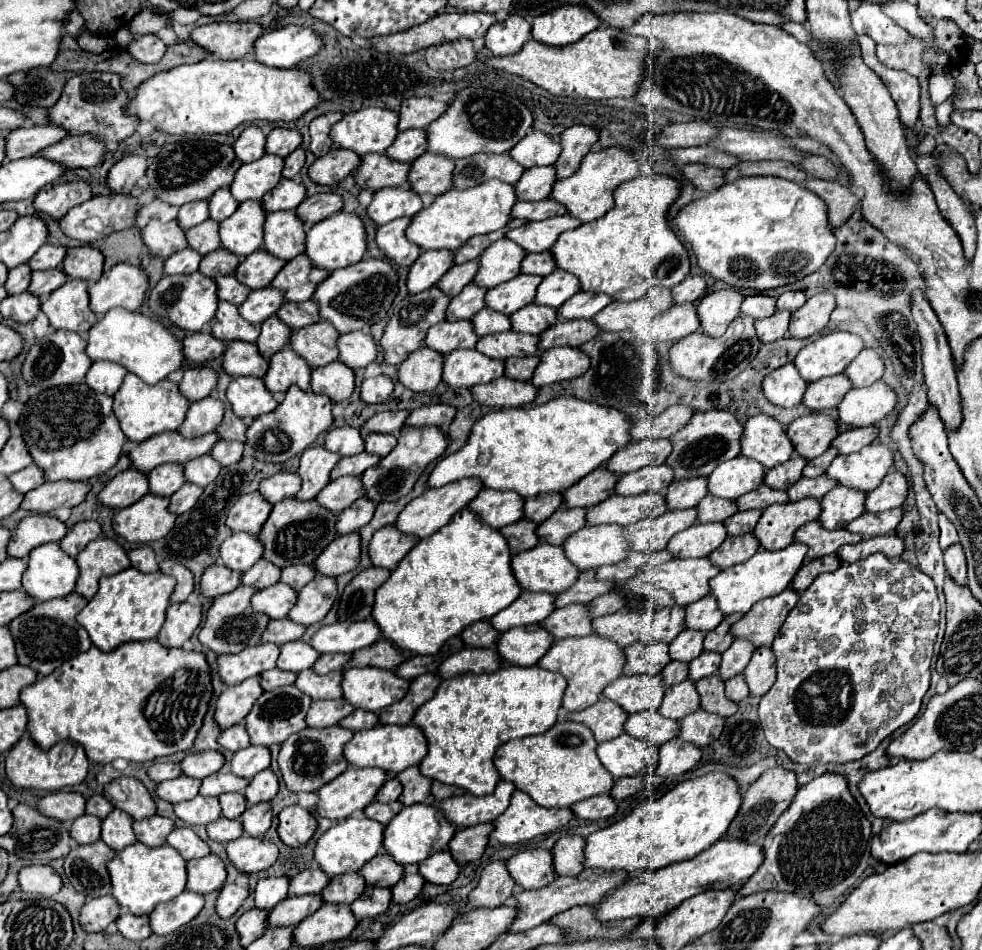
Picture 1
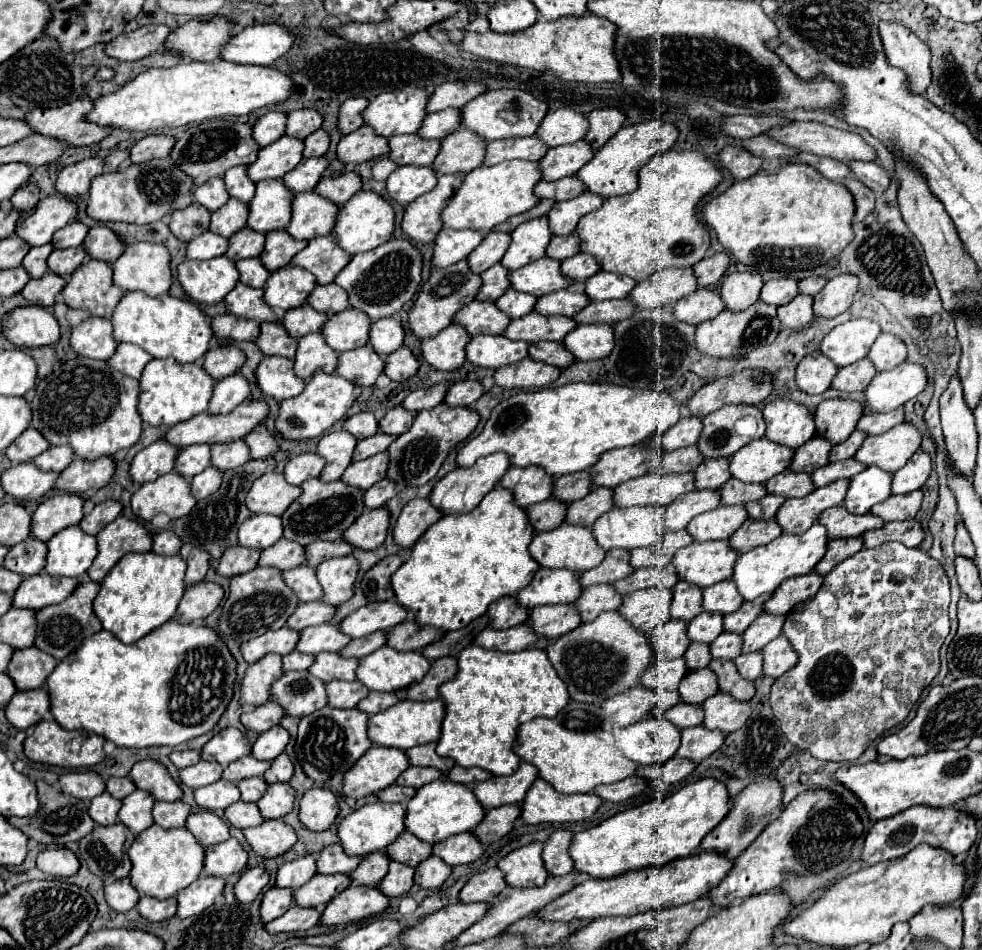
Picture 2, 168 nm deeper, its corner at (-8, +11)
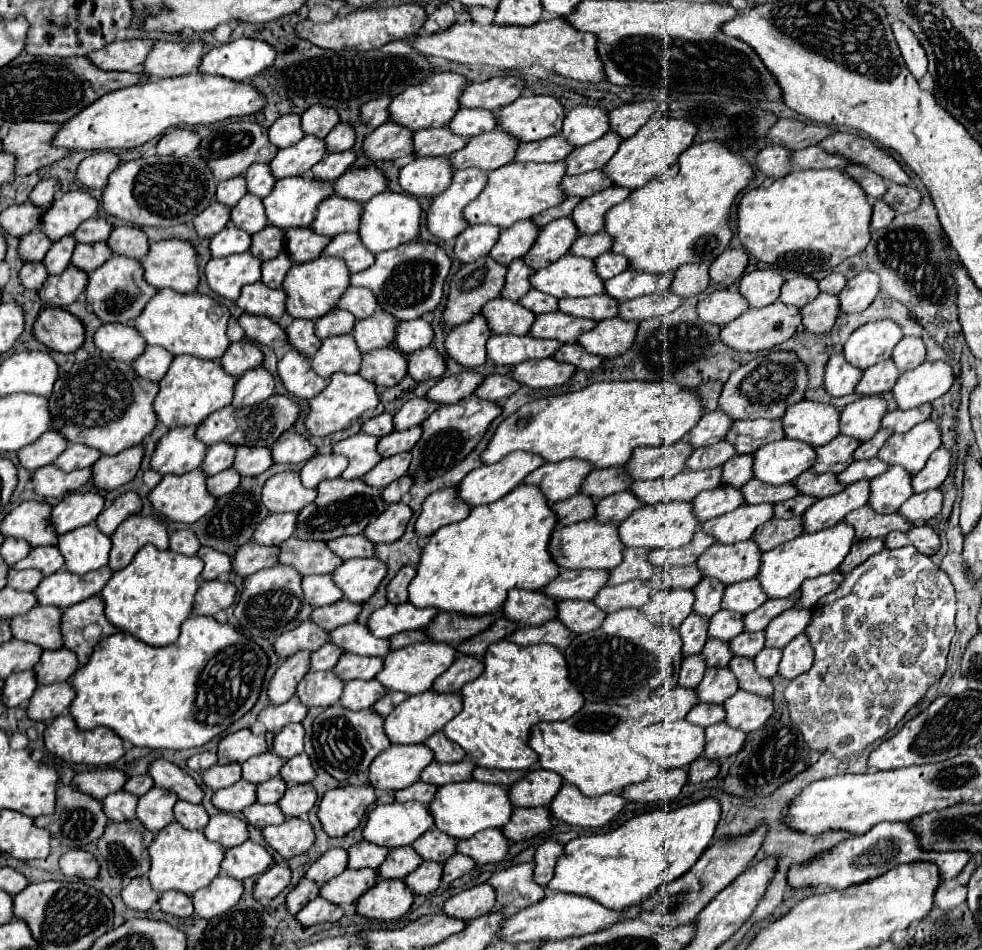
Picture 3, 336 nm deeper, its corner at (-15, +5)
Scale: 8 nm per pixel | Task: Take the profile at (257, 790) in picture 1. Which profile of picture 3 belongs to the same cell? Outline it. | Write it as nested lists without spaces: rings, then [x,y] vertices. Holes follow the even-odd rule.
[[[305,753],[289,759],[283,769],[281,769],[281,777],[287,785],[293,783],[309,783],[315,777],[315,769],[311,767],[311,761]]]

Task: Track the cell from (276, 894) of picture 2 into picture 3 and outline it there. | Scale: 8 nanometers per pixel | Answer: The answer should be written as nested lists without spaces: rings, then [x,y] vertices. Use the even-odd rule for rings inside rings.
[[[301,879],[301,881],[297,883],[297,887],[287,893],[287,897],[285,897],[285,907],[287,907],[287,911],[289,911],[291,915],[295,915],[295,913],[301,911],[301,907],[303,907],[305,903],[309,903],[311,899],[315,899],[317,895],[319,895],[319,885],[317,885],[317,883],[311,883],[309,879]]]

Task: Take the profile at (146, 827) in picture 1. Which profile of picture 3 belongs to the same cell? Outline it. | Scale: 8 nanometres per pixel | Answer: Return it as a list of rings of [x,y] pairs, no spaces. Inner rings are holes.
[[[177,801],[175,803],[175,821],[179,825],[183,825],[185,829],[203,829],[209,821],[209,815],[205,813],[205,809],[201,805],[191,805],[187,801]]]

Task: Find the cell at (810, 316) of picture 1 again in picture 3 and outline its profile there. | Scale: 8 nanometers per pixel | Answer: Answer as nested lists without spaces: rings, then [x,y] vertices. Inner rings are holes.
[[[863,271],[847,281],[843,291],[839,293],[839,303],[843,313],[861,313],[871,305],[875,295],[879,293],[879,277],[871,271]]]

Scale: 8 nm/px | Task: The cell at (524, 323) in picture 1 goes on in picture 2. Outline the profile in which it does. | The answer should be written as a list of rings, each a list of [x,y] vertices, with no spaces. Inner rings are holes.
[[[562,289],[562,291],[554,291],[554,293],[548,293],[548,295],[542,295],[534,309],[538,313],[542,313],[542,315],[574,317],[588,303],[590,303],[590,299],[586,297],[586,293],[572,291],[572,289]]]

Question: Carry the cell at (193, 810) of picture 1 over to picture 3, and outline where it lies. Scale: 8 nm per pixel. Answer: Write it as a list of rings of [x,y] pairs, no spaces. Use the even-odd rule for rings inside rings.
[[[241,779],[241,781],[237,781],[237,783],[231,785],[231,787],[225,787],[225,789],[215,791],[213,797],[211,797],[211,803],[213,803],[219,811],[239,813],[239,811],[245,809],[247,805],[255,803],[255,799],[257,799],[255,789],[257,789],[257,785],[247,783],[245,779]]]

